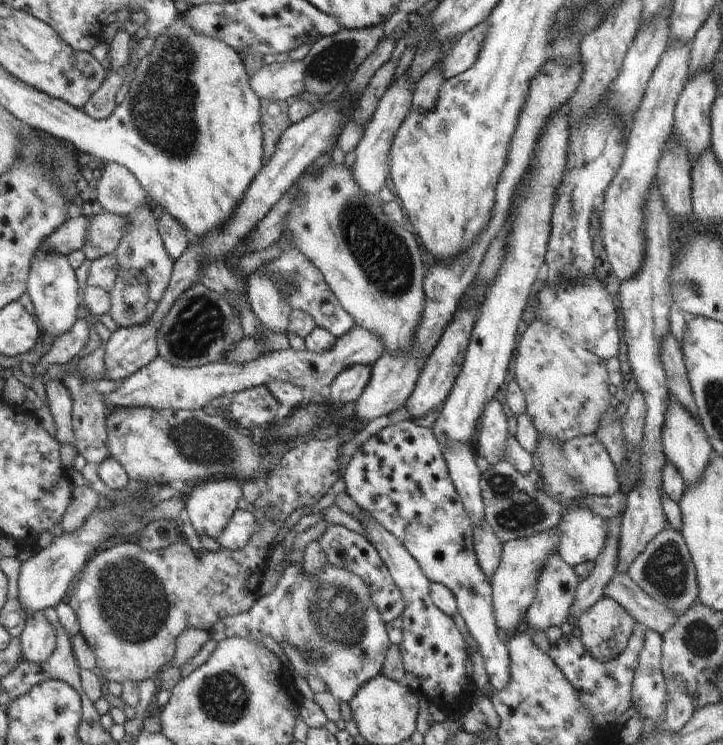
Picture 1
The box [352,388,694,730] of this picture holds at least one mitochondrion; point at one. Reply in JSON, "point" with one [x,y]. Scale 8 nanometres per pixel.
{"point":[513,513]}

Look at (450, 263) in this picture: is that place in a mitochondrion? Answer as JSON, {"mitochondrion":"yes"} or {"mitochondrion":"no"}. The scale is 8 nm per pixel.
{"mitochondrion":"no"}

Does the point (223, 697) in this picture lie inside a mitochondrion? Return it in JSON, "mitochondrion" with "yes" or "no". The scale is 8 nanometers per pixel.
{"mitochondrion":"yes"}

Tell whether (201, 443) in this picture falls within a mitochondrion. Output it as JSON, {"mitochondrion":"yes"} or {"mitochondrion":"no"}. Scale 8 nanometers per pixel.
{"mitochondrion":"yes"}

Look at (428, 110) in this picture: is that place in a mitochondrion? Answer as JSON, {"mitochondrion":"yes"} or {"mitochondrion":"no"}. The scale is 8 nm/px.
{"mitochondrion":"no"}

